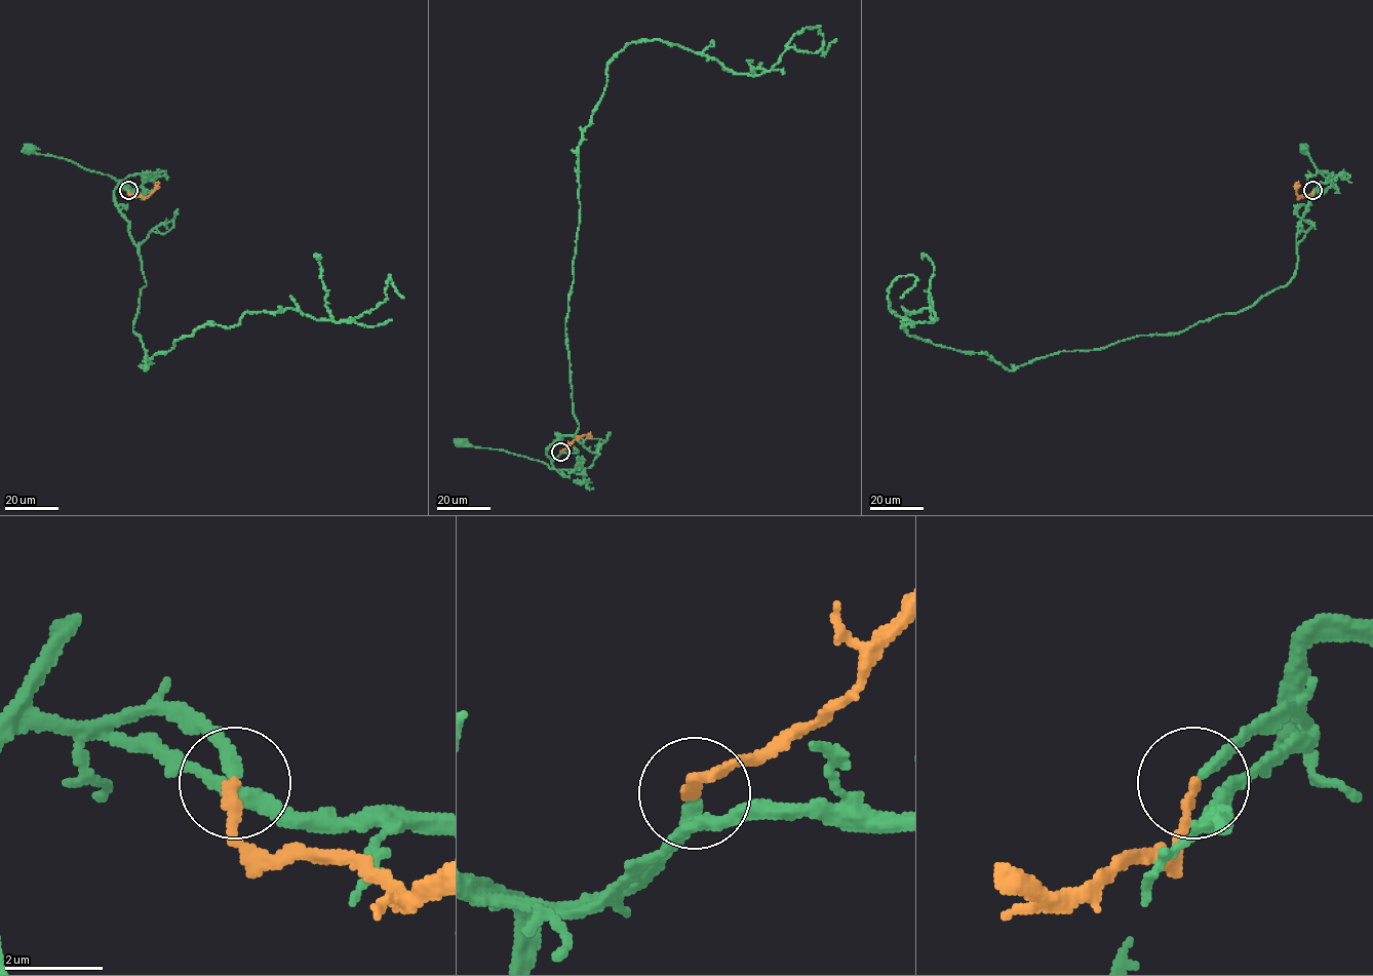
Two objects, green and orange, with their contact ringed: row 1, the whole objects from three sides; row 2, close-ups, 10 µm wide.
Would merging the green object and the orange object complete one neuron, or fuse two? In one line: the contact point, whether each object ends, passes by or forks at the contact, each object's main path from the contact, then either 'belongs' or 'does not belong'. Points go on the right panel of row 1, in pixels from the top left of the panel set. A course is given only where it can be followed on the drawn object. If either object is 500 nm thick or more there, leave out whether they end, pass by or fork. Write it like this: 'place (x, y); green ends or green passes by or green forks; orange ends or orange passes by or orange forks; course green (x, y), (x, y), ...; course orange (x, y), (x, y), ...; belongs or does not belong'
place (1312, 190); green ends; orange ends; course green (1313, 190), (1320, 183), (1330, 181), (1316, 169), (1303, 149); course orange (1312, 191), (1306, 196), (1298, 197), (1295, 185), (1298, 182); belongs

